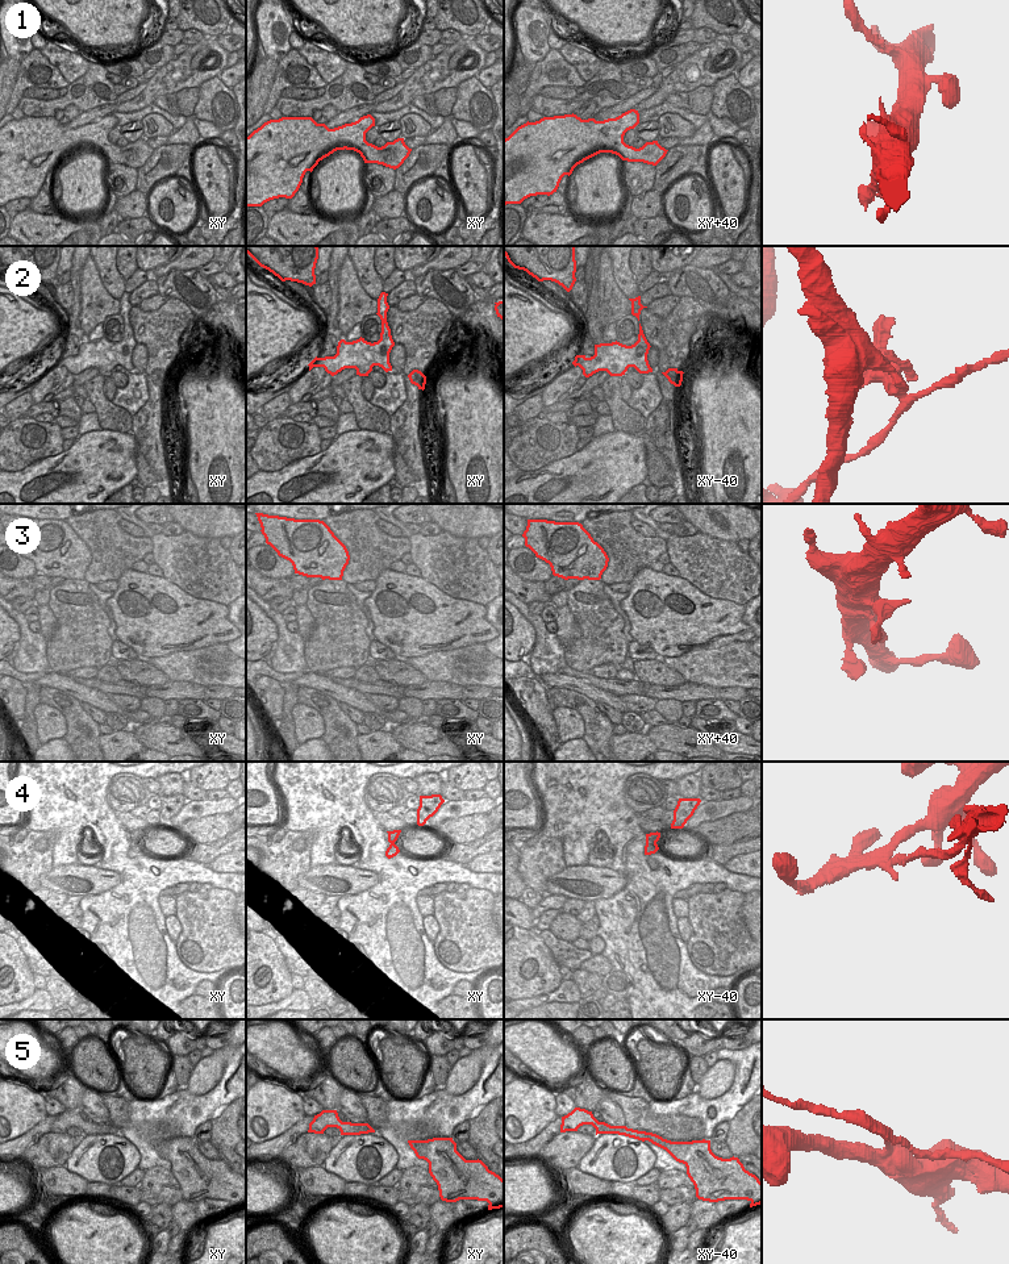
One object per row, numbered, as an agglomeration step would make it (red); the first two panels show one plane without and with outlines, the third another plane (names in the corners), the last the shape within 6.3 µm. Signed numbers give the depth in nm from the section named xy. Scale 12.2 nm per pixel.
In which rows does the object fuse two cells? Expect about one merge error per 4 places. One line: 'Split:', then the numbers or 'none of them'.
Split: 2, 4, 5

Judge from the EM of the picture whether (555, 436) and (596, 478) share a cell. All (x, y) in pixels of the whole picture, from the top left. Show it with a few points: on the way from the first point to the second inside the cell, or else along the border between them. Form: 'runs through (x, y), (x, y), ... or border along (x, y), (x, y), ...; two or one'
border along (578, 450), (545, 464); two

